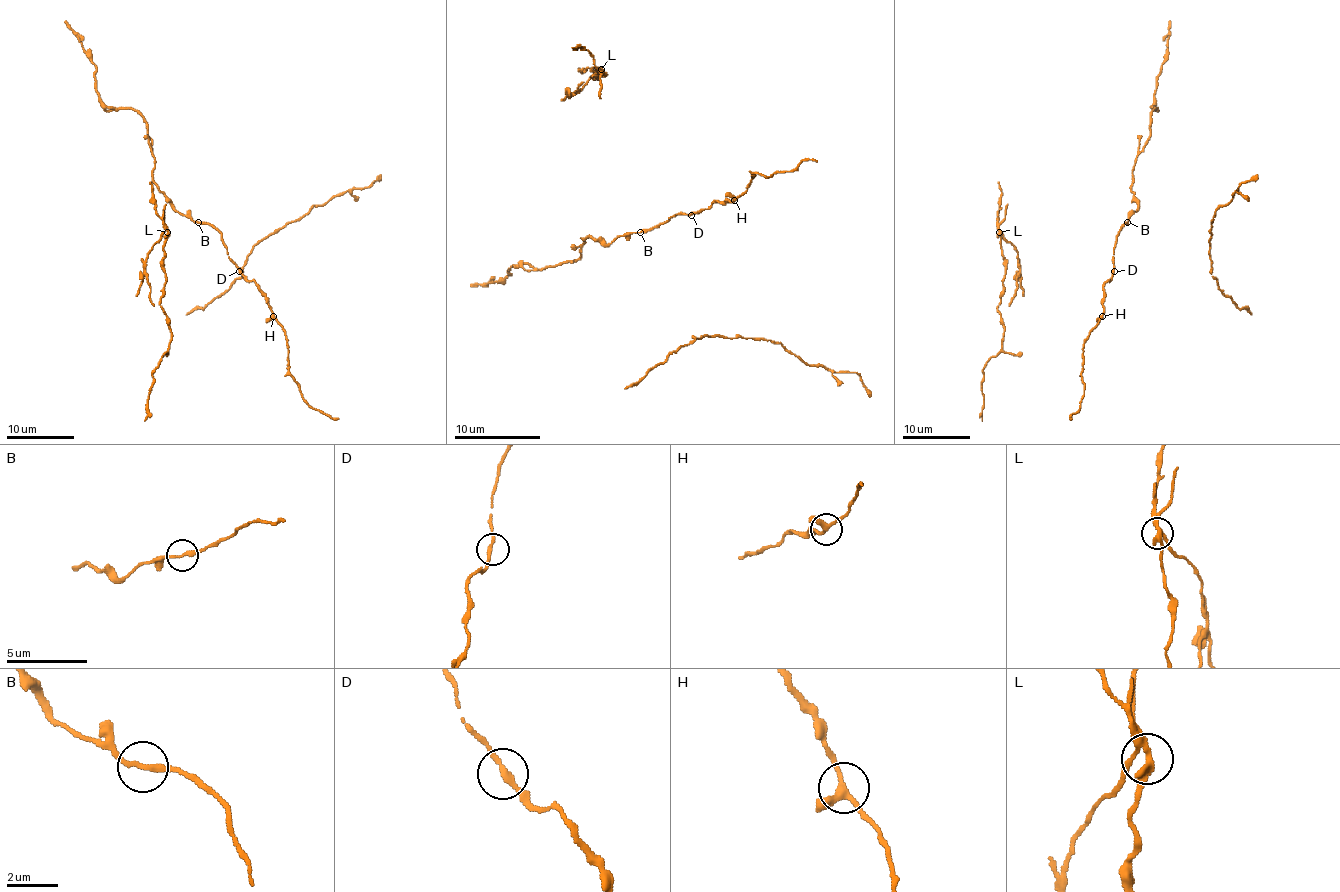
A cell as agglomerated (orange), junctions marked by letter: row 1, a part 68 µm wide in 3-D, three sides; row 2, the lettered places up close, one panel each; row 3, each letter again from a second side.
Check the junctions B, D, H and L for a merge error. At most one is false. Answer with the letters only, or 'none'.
L

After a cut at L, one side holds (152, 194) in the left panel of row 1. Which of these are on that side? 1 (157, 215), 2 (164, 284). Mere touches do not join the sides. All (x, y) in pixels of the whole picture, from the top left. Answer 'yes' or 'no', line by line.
1: yes
2: no

